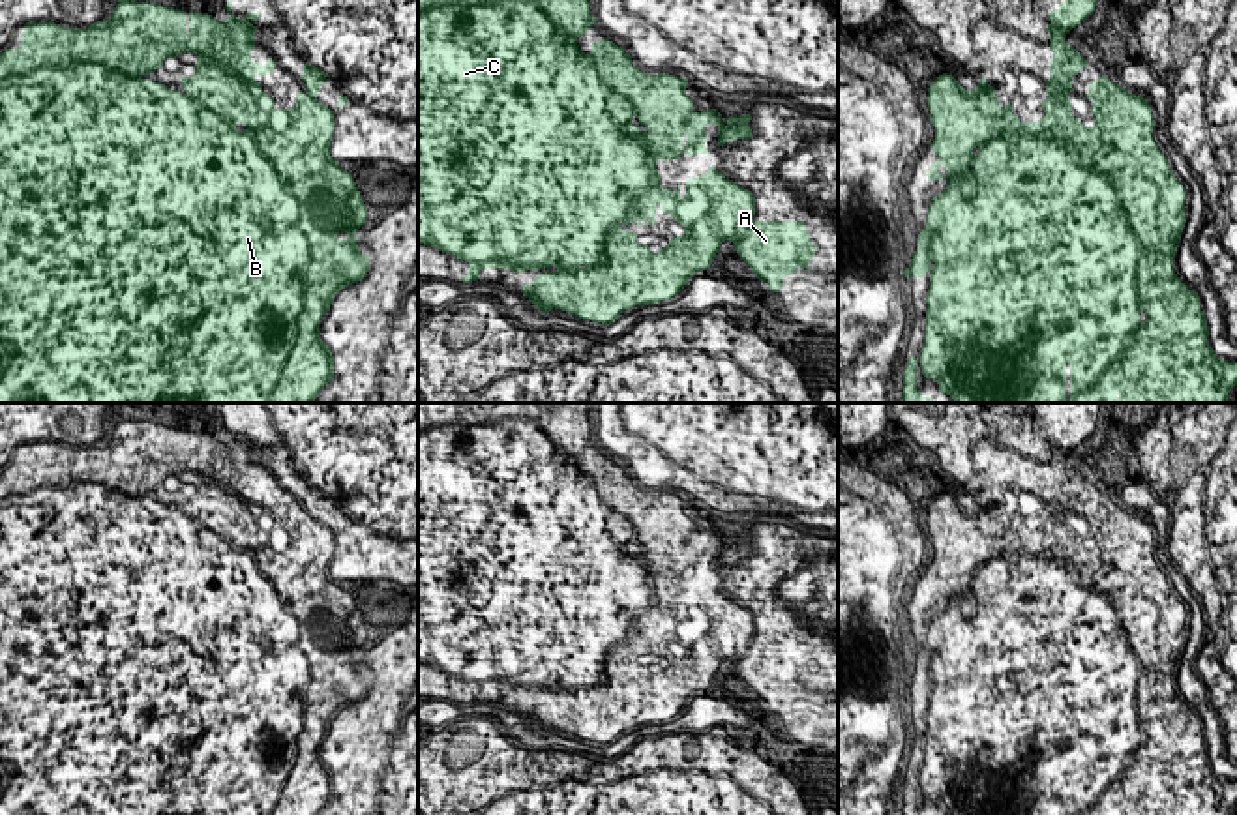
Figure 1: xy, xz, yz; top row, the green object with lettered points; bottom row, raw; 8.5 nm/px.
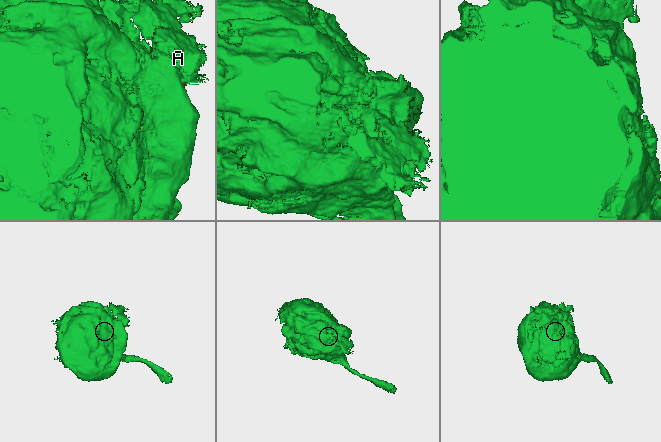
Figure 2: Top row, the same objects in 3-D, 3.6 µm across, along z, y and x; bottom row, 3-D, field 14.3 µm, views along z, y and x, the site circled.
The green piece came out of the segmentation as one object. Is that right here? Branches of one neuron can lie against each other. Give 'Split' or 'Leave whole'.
Leave whole

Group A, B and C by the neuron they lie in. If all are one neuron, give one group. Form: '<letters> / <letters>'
A B C

